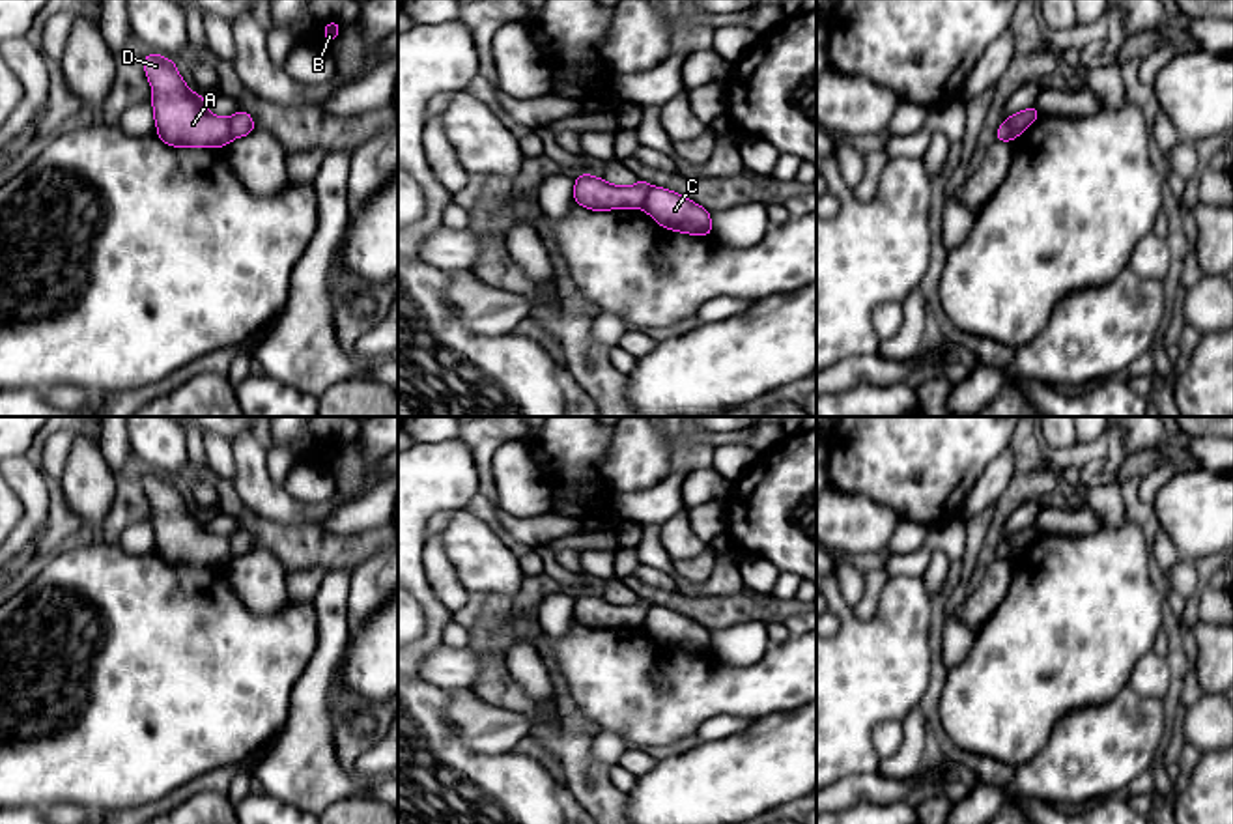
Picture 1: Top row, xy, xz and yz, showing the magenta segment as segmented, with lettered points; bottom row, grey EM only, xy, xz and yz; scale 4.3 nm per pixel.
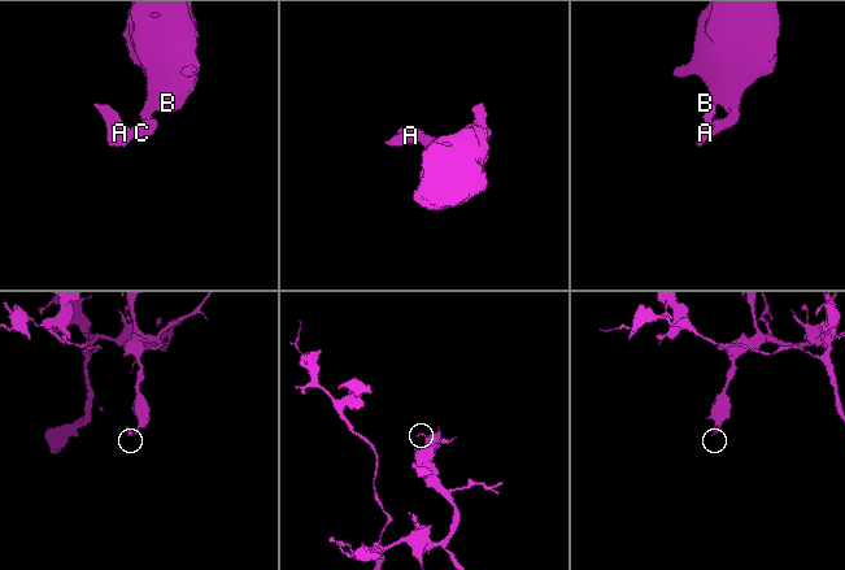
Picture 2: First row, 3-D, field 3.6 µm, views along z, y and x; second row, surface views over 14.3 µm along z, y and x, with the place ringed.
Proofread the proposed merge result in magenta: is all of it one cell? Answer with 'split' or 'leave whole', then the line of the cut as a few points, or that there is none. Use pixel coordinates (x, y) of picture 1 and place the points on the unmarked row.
split | xy (228, 537), (232, 555)

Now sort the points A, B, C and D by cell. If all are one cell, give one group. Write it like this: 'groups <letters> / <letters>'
groups A D / B C

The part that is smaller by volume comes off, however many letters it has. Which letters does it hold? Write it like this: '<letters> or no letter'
A, D

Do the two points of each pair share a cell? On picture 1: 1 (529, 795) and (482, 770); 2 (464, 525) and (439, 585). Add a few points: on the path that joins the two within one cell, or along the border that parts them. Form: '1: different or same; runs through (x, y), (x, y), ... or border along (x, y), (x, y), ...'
1: same; runs through (518, 795), (507, 795), (494, 781)
2: different; border along (438, 535), (458, 582), (471, 596)

